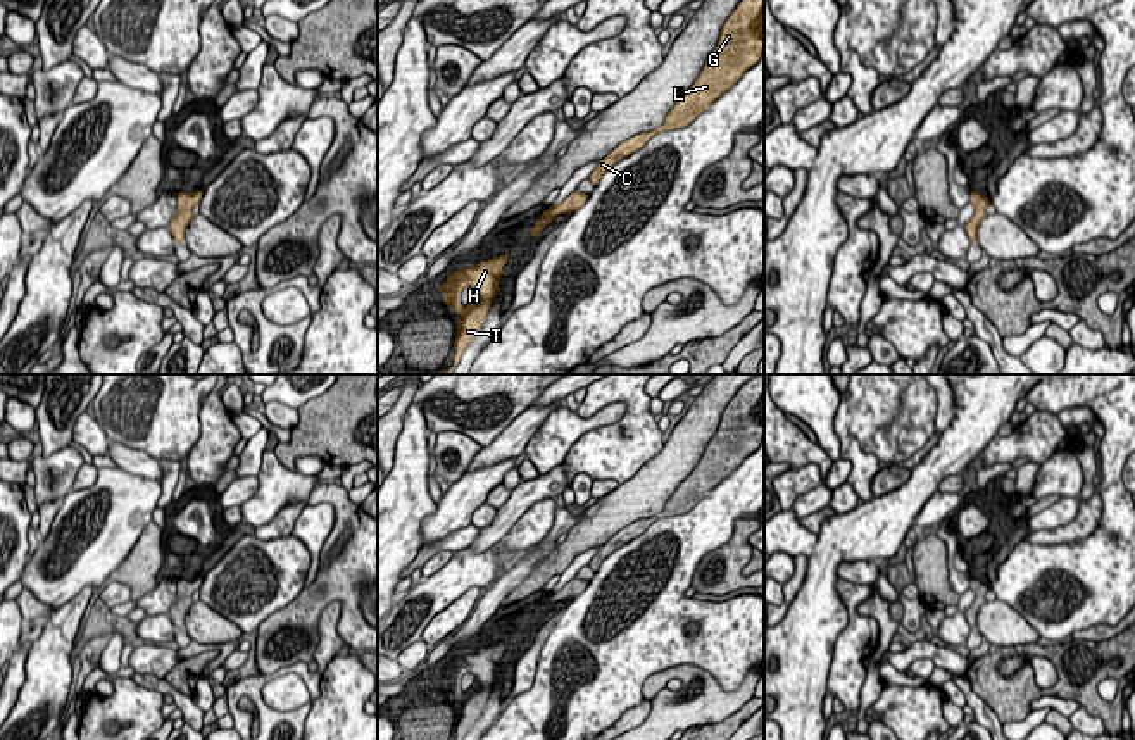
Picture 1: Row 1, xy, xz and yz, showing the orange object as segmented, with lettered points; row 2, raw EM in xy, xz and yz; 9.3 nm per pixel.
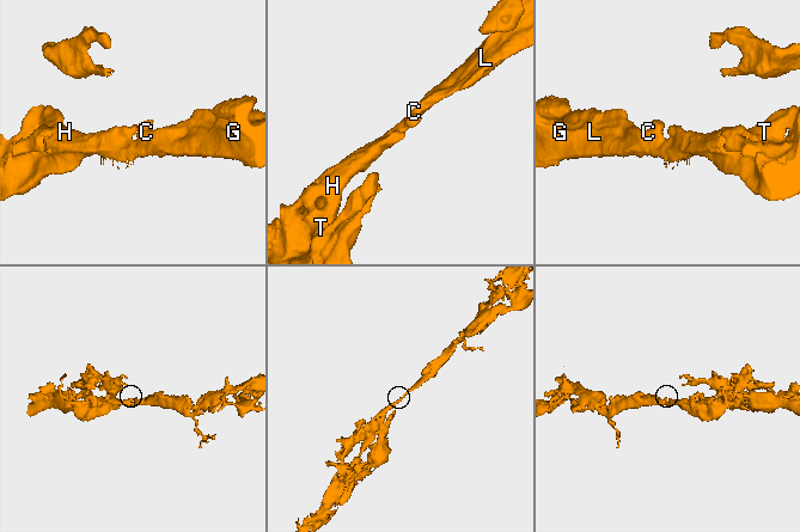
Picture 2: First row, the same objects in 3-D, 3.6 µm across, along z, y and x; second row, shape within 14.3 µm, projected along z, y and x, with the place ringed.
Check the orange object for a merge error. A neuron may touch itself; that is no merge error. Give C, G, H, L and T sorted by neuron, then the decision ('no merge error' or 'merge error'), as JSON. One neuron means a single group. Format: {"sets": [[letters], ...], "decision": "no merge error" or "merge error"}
{"sets": [["C", "G", "H", "L", "T"]], "decision": "no merge error"}

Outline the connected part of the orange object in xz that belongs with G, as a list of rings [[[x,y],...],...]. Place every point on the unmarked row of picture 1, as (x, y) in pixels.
[[[764,374],[749,379],[724,407],[718,433],[688,478],[666,500],[664,509],[619,530],[590,561],[595,573],[619,543],[645,533],[661,517],[688,512],[718,483],[731,474],[764,440]]]

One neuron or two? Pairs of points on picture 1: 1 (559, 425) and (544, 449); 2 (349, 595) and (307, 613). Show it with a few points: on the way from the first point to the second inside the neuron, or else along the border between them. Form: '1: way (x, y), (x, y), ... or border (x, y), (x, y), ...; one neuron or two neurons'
1: way (556, 430), (549, 444); one neuron
2: way (338, 594), (326, 594), (318, 602); one neuron

